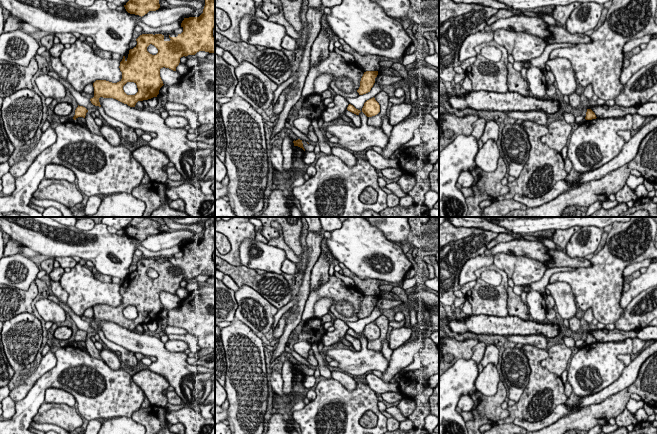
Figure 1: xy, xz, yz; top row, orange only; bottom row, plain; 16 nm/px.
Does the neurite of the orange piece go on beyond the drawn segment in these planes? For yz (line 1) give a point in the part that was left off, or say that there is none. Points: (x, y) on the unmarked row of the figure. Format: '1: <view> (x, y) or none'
1: none

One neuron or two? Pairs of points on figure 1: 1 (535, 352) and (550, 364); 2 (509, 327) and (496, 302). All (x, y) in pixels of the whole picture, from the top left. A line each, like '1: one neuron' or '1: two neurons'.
1: two neurons
2: two neurons

